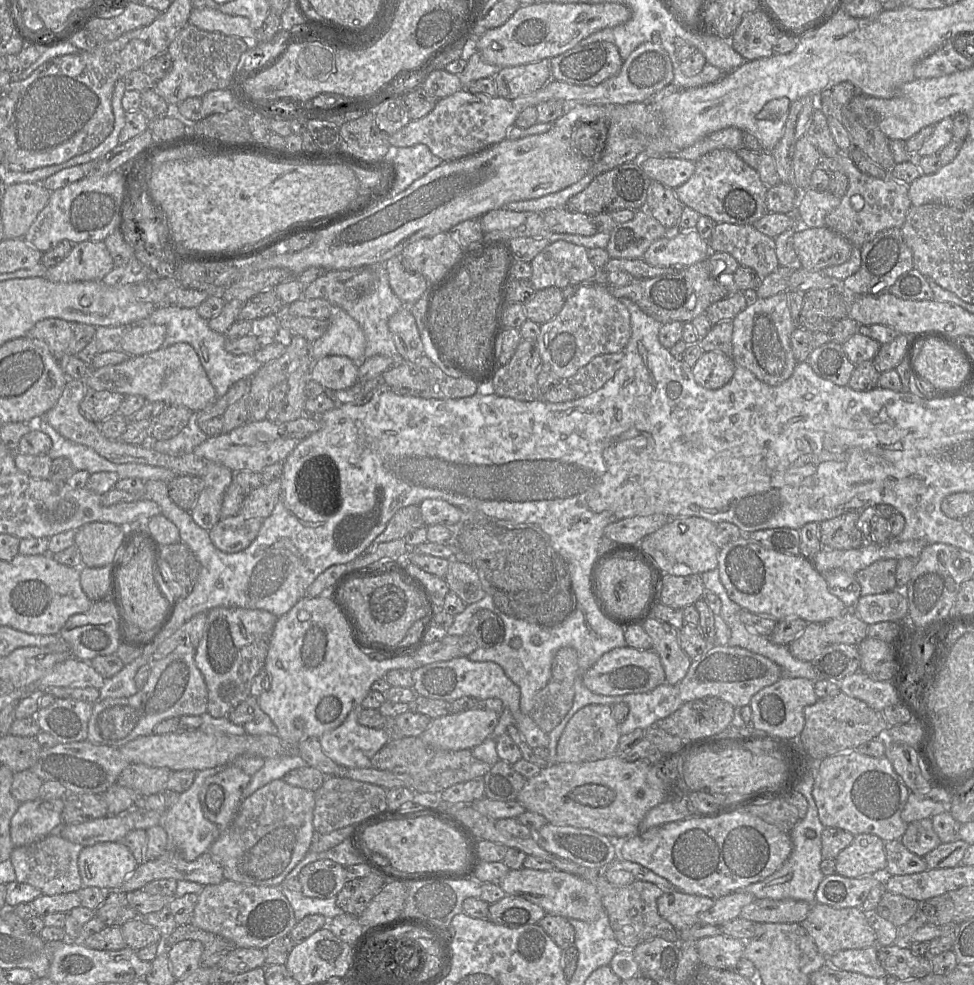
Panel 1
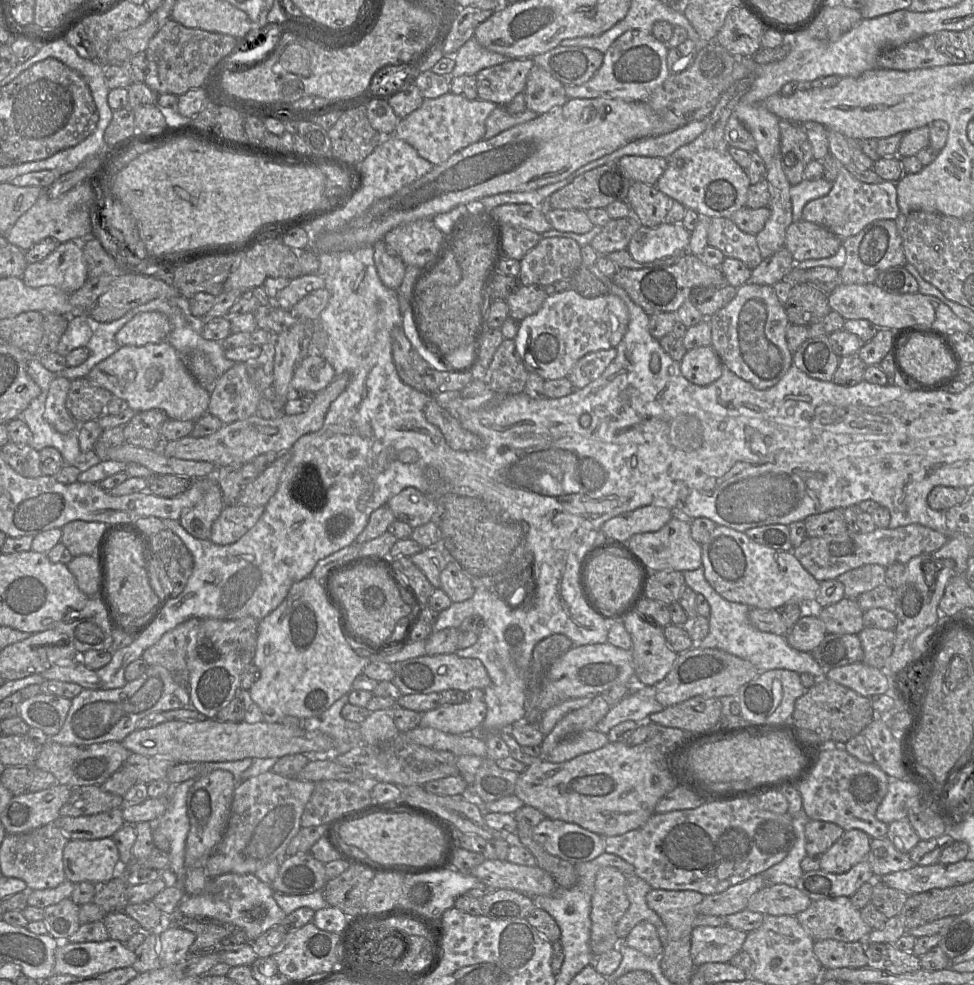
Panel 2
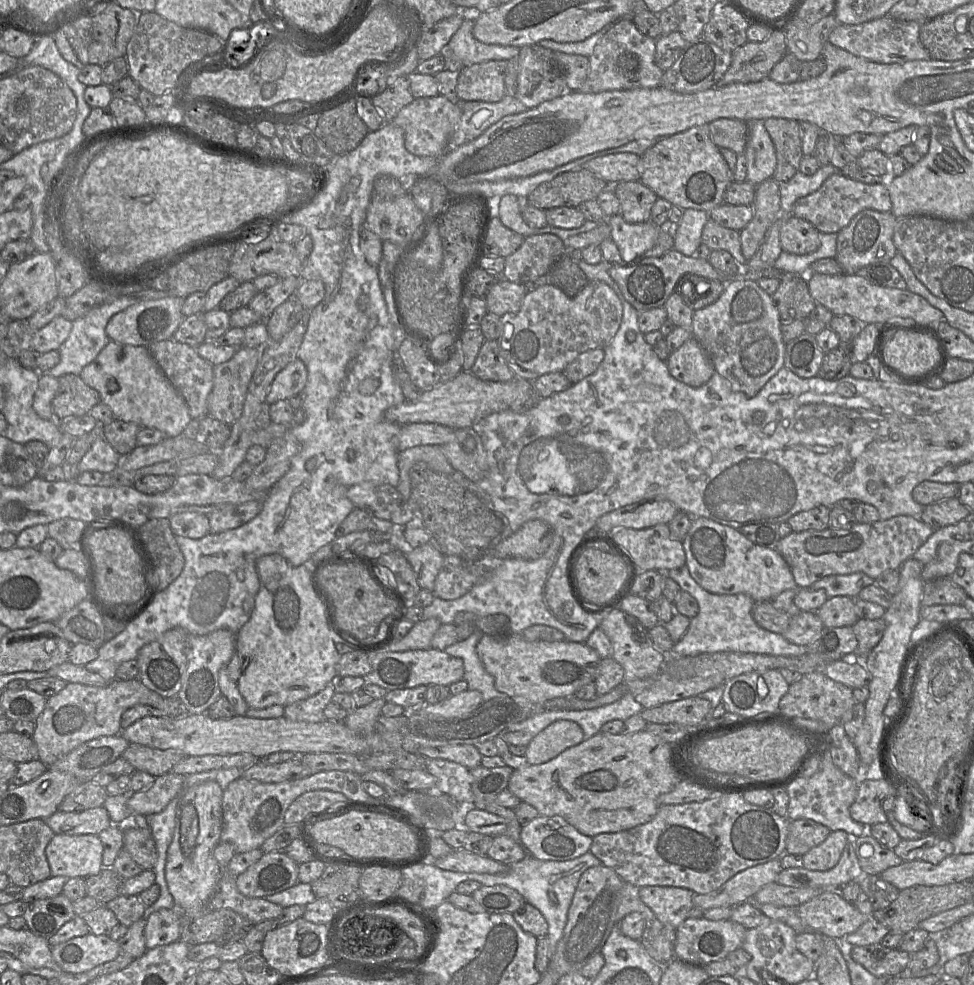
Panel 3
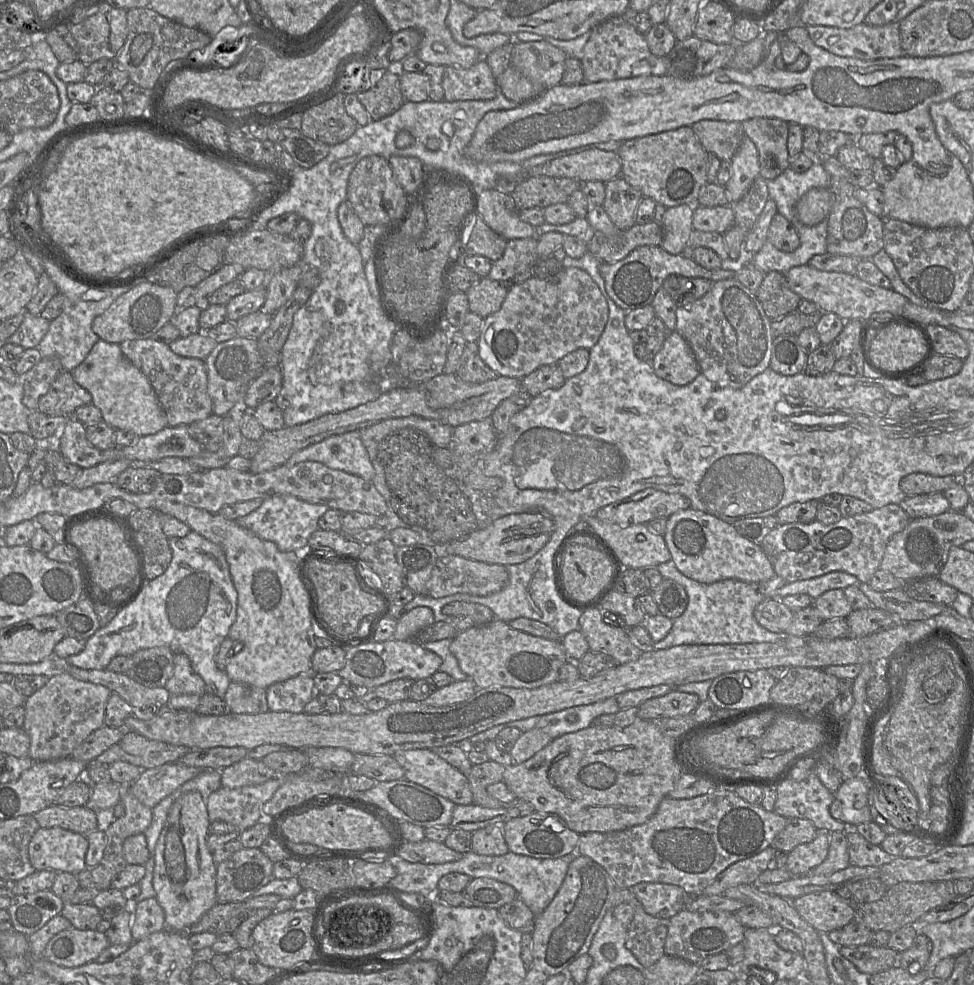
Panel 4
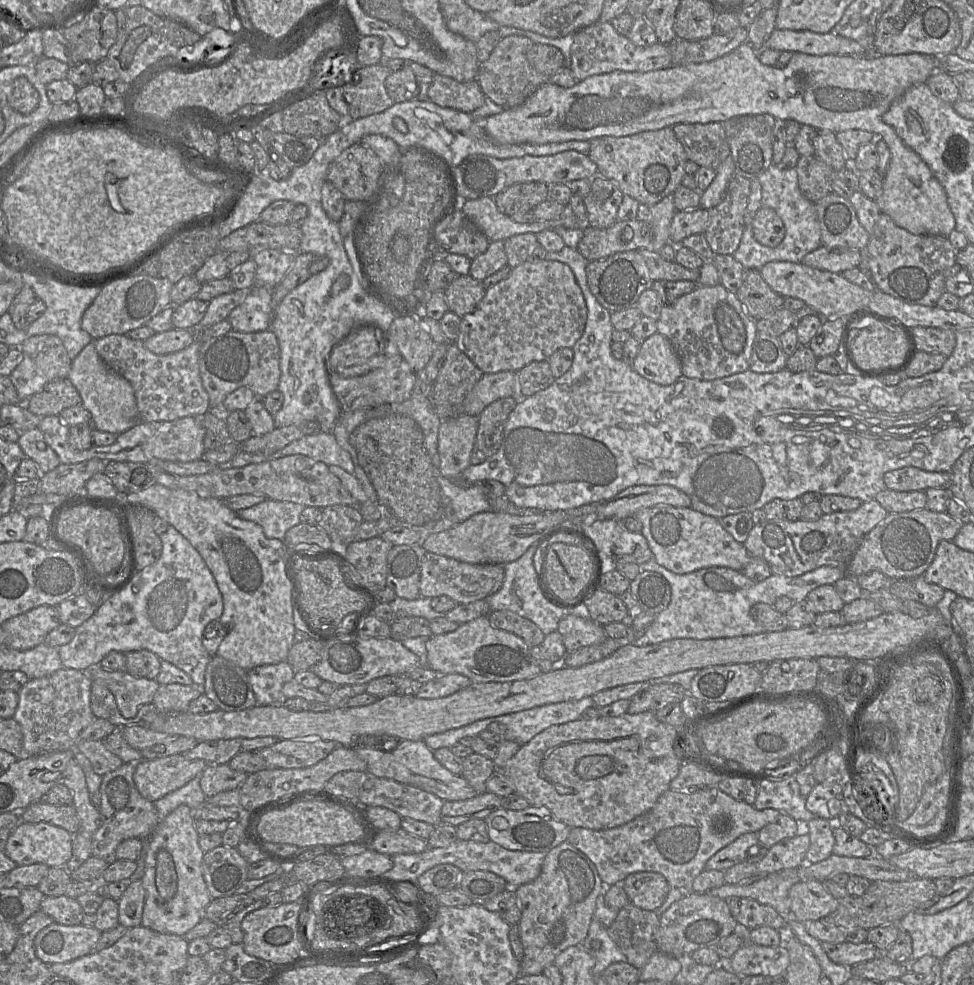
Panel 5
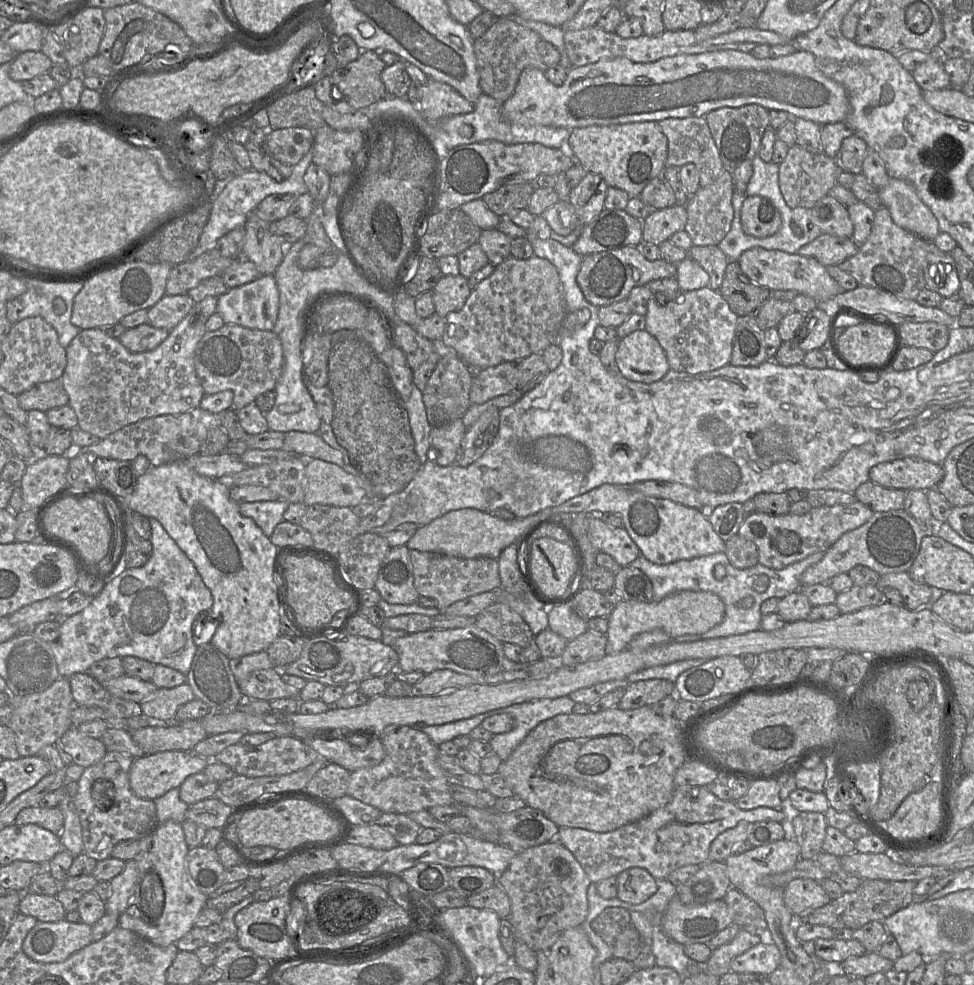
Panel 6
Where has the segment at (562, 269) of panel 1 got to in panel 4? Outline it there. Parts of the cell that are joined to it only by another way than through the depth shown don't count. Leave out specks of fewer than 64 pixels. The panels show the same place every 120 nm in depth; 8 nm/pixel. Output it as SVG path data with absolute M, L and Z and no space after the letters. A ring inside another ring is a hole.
M537 238L507 240L501 258L492 261L488 278L508 282L515 275L528 269L537 260Z

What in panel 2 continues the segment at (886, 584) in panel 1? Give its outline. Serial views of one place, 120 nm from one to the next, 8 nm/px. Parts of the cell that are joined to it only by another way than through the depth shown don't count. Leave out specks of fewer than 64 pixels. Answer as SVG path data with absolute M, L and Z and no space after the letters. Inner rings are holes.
M866 564L849 570L836 579L844 585L844 598L857 599L859 595L885 584L886 568L879 564Z

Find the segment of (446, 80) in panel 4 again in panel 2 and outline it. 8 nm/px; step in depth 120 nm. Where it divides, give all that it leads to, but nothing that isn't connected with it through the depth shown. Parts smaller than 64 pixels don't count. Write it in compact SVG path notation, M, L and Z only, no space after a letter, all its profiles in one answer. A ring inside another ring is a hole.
M531 58L511 59L479 71L475 75L478 99L506 106L517 94L523 93L533 66Z

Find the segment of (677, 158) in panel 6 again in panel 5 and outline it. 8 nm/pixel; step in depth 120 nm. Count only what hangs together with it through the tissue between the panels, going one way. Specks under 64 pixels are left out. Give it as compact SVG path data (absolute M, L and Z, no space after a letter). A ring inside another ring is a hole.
M721 122L679 123L672 126L688 161L716 170L730 155Z

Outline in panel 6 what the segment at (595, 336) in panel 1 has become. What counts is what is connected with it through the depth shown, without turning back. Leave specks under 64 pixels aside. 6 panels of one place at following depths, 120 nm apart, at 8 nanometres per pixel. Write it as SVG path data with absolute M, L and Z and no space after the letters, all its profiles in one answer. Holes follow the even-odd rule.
M537 256L531 257L529 259L516 259L509 257L501 264L497 265L489 277L481 281L472 289L464 306L459 311L450 312L445 316L446 327L441 340L445 345L456 350L458 356L474 370L482 370L484 368L493 367L503 362L517 363L520 360L530 356L531 354L542 354L547 347L554 344L557 332L566 313L567 308L563 287L559 278L558 271L550 261L539 258Z

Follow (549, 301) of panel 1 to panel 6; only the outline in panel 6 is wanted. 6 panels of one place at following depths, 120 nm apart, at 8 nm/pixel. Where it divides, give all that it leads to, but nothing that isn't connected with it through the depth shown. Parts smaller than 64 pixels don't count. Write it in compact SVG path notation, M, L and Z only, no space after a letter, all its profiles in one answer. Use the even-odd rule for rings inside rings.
M447 276L438 281L431 290L435 314L445 317L450 312L459 311L469 297L472 288L468 279L461 276Z

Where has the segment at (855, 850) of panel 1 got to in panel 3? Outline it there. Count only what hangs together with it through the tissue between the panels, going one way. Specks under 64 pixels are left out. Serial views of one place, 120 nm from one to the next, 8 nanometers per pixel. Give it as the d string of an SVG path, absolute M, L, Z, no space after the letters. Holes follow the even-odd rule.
M842 830L831 831L818 846L802 856L803 868L815 871L832 869L838 862L847 843L852 839Z

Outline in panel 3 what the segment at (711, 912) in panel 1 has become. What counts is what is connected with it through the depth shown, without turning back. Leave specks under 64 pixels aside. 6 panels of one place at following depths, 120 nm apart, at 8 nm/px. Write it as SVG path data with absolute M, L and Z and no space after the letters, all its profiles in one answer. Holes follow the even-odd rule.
M780 859L749 867L738 872L716 890L706 894L694 894L693 905L697 908L735 907L753 900L763 886L776 882L783 870Z

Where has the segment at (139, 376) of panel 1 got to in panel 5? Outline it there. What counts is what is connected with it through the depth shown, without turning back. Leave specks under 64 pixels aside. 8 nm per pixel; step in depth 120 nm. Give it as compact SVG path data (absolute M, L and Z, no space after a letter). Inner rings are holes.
M93 342L72 360L67 378L80 394L80 405L91 413L94 429L119 435L141 423L131 383L104 363Z

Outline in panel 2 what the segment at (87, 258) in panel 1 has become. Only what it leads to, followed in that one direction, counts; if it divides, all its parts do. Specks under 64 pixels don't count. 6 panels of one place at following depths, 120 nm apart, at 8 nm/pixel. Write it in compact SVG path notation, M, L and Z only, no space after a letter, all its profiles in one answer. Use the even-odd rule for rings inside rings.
M82 242L59 243L45 259L28 264L21 276L24 283L33 288L53 286L68 294L81 288L88 279Z

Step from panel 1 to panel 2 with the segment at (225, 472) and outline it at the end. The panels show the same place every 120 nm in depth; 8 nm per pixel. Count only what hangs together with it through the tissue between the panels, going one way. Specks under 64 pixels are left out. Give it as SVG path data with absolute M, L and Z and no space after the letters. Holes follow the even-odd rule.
M212 477L199 479L207 481L204 497L194 507L183 513L178 520L183 528L195 538L210 540L212 525L225 507L224 500L219 485Z

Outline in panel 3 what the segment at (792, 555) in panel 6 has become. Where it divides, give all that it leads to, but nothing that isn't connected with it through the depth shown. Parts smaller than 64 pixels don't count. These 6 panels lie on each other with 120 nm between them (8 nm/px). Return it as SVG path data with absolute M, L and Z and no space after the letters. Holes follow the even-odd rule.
M898 515L876 522L856 522L850 527L793 531L782 537L777 551L789 565L797 587L810 586L829 575L863 572L877 579L883 572L898 569L935 530L921 519Z

